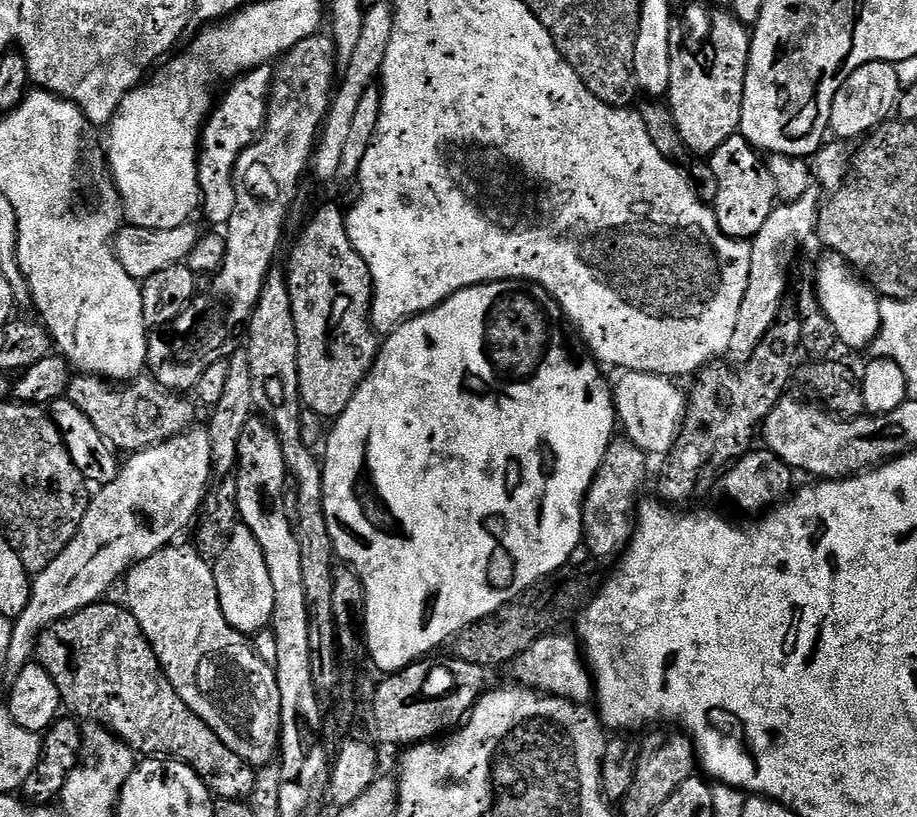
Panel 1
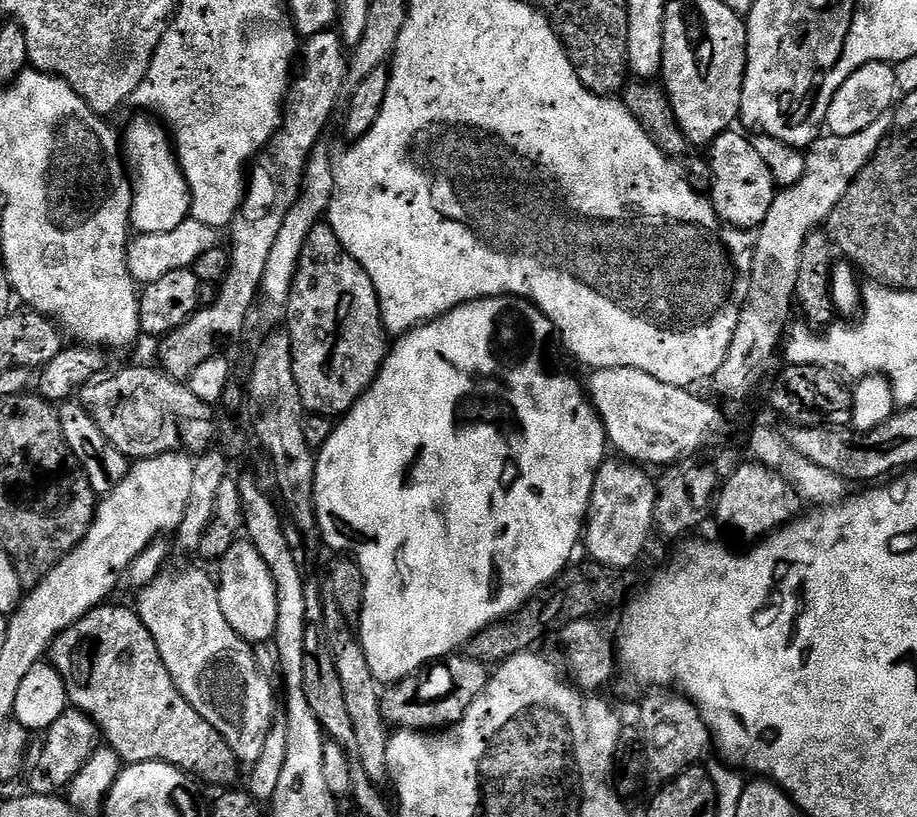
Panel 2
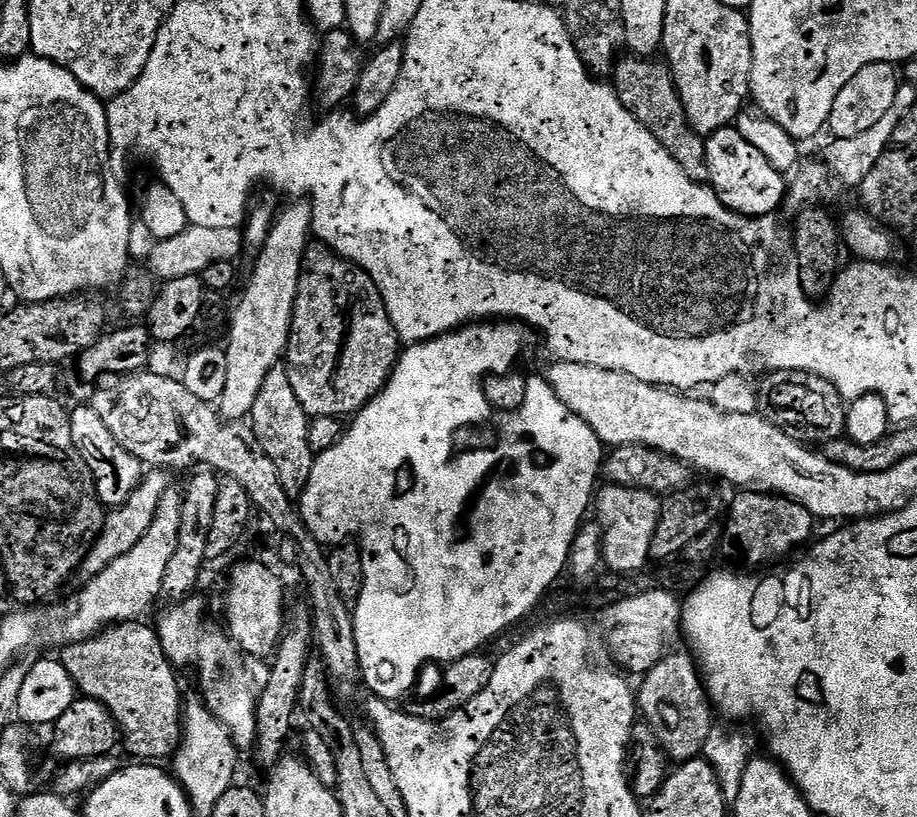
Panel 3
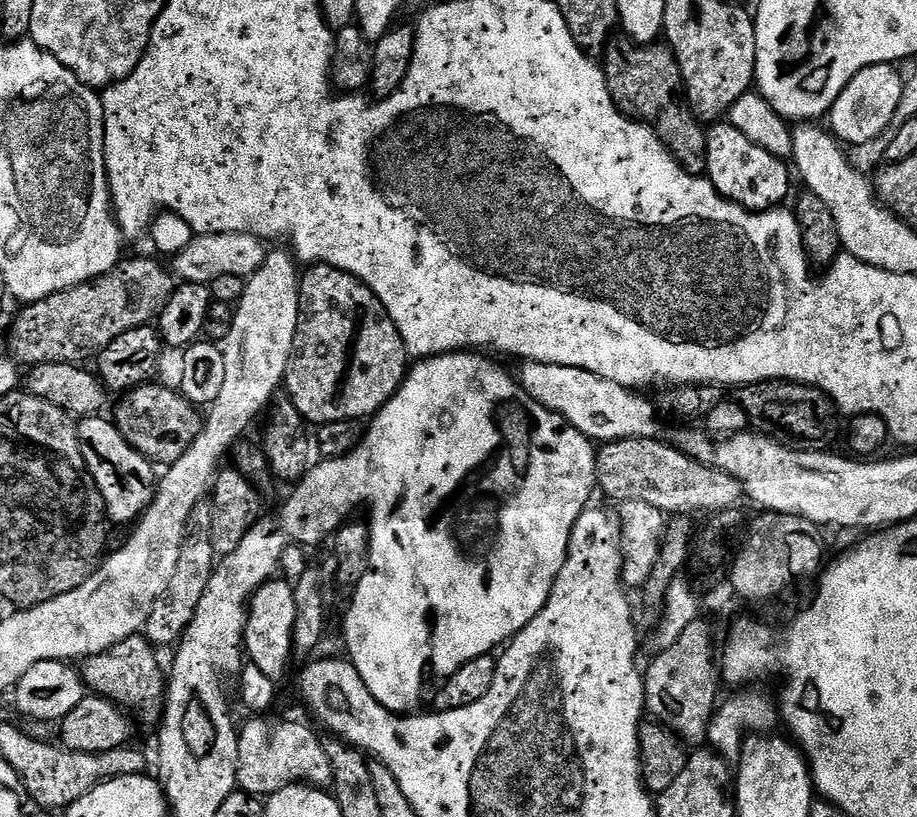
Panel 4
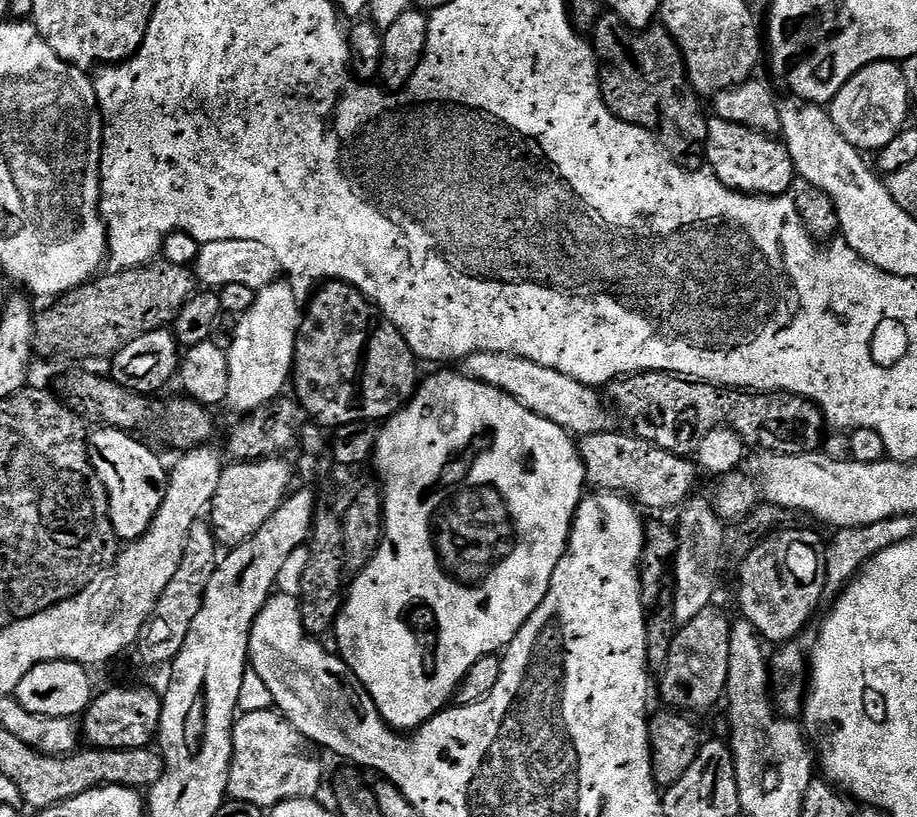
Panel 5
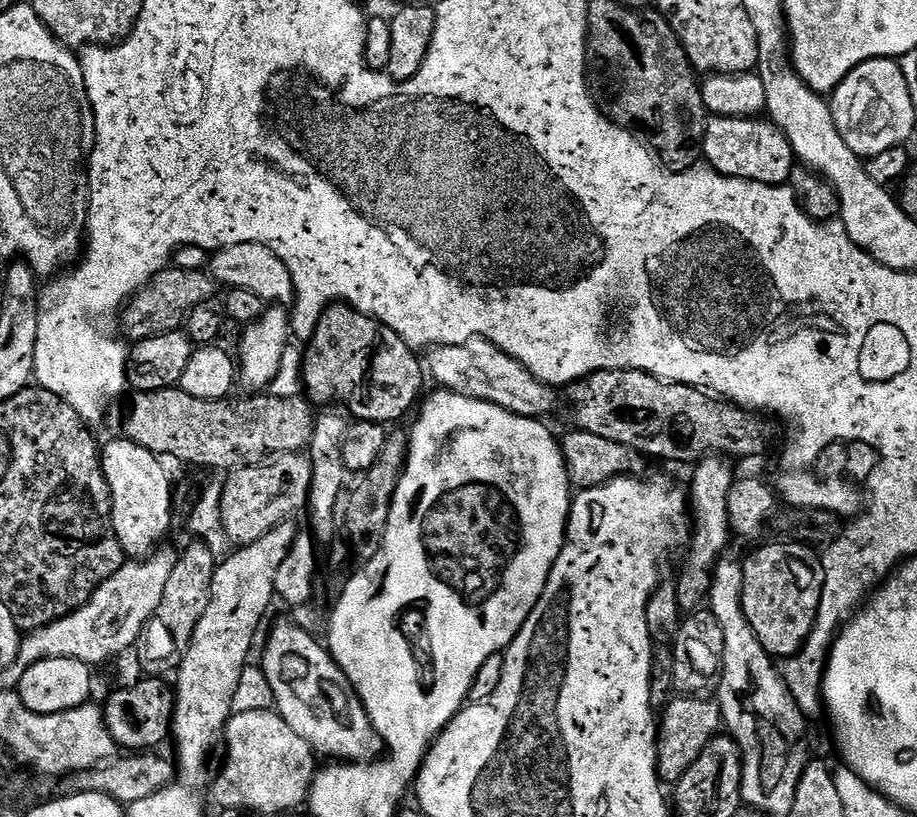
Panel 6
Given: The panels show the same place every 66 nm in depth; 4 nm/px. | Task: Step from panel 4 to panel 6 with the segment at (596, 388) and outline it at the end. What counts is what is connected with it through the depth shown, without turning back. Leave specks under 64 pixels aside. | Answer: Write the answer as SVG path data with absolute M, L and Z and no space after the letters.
M477 338L458 346L434 348L427 356L426 368L431 379L433 376L440 383L437 385L449 392L457 392L475 400L485 400L519 416L533 418L544 418L556 404L556 396L552 393L555 391L549 385L534 378L534 374L530 374L513 356L501 352L497 344L491 344L488 340Z

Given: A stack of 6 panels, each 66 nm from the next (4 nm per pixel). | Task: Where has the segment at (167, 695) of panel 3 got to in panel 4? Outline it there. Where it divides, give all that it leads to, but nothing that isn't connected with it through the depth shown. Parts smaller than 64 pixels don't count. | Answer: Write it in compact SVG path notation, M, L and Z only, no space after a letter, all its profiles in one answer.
M131 636L110 646L110 650L102 654L87 657L82 664L82 679L95 695L105 696L107 700L133 713L141 712L148 720L159 721L166 699L166 672L160 669L156 652L157 649L148 641L147 636Z

